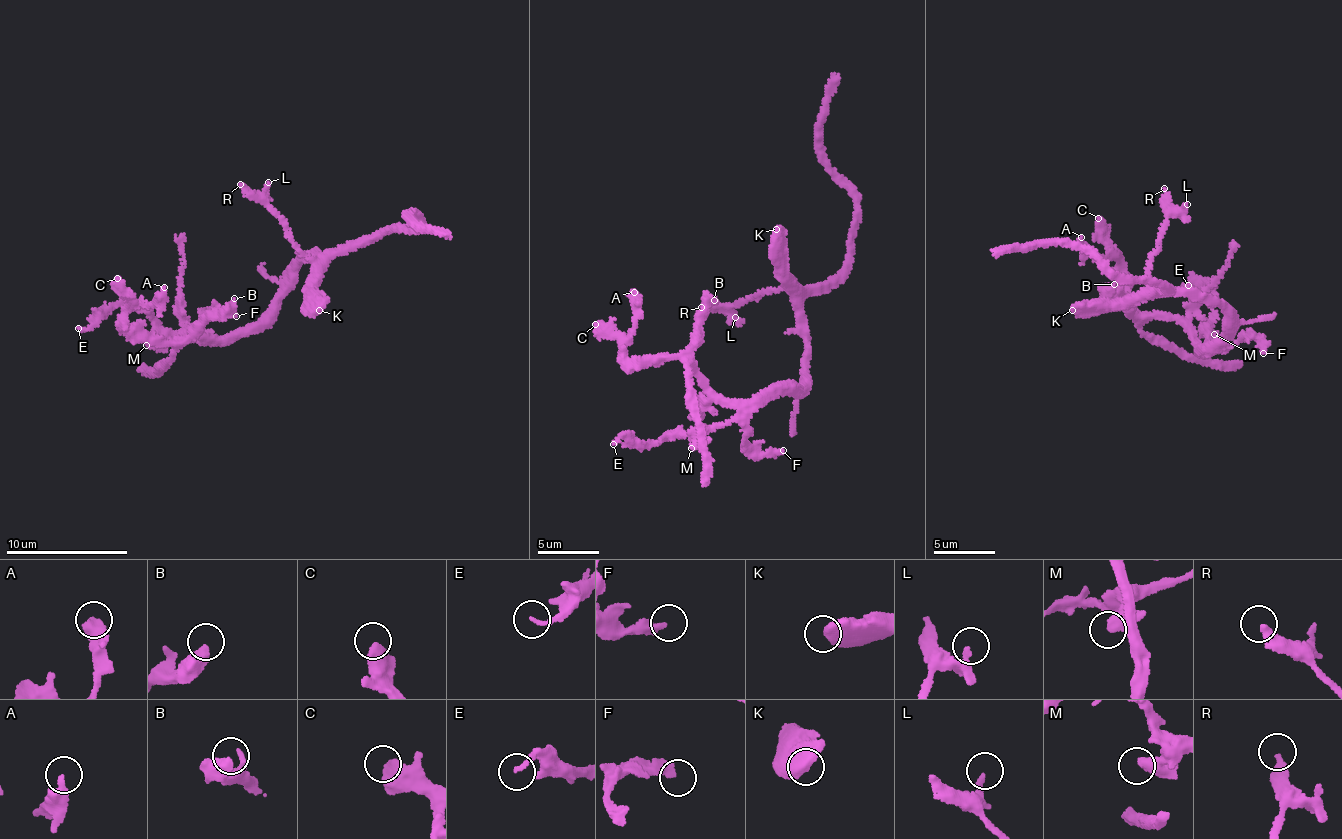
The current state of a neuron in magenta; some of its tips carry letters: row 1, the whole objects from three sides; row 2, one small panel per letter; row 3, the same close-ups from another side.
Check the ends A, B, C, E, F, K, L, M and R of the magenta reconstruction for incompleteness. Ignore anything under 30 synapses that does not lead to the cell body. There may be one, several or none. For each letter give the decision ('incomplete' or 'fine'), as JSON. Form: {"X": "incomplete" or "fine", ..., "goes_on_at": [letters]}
{"A": "fine", "B": "fine", "C": "fine", "E": "fine", "F": "fine", "K": "fine", "L": "fine", "M": "fine", "R": "incomplete", "goes_on_at": ["R"]}

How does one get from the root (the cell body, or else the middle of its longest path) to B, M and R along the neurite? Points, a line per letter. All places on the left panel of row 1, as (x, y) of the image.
B: (298, 264), (297, 280), (257, 323), (222, 339), (208, 340), (189, 330), (184, 338), (225, 311), (234, 298)
M: (298, 264), (297, 280), (278, 296), (257, 323), (208, 340), (158, 338), (146, 345)
R: (298, 264), (303, 260), (314, 260), (313, 257), (320, 264), (299, 248), (284, 229), (284, 224), (240, 184)

